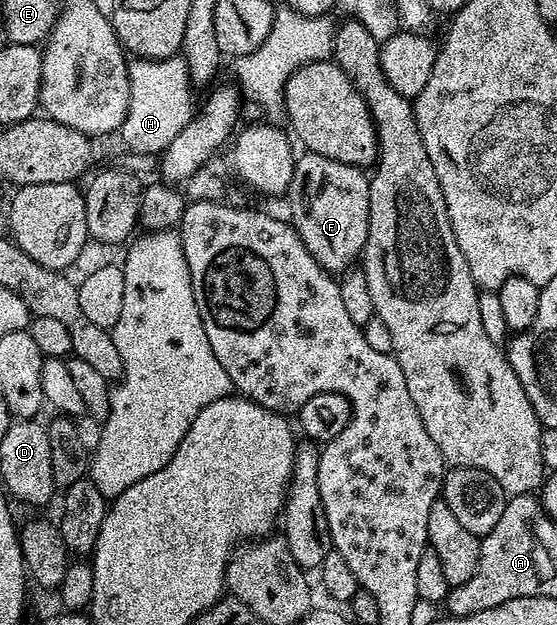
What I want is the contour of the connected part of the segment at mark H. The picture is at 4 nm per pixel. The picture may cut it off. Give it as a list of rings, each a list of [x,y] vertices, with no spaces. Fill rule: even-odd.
[[[175,55],[171,58],[162,58],[160,61],[151,59],[132,59],[128,63],[129,72],[129,111],[126,113],[126,120],[122,122],[119,136],[128,145],[127,148],[136,154],[149,154],[152,156],[161,154],[164,148],[173,142],[177,133],[181,132],[185,125],[192,118],[195,111],[195,103],[191,96],[193,83],[188,76],[188,66],[185,64],[182,55]]]

